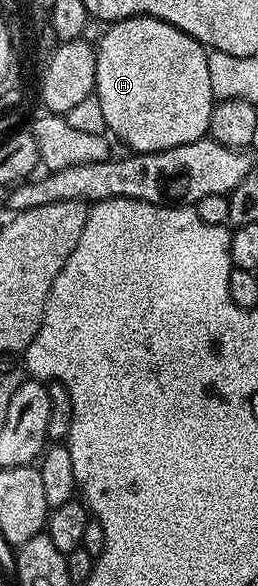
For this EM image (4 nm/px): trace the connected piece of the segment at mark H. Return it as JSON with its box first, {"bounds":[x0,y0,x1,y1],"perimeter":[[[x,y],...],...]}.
{"bounds":[96,18,216,152],"perimeter":[[[125,18],[109,23],[101,31],[96,49],[96,97],[104,111],[107,131],[124,142],[127,151],[160,152],[180,148],[180,144],[192,144],[209,135],[216,99],[208,76],[207,47],[159,18]]]}

